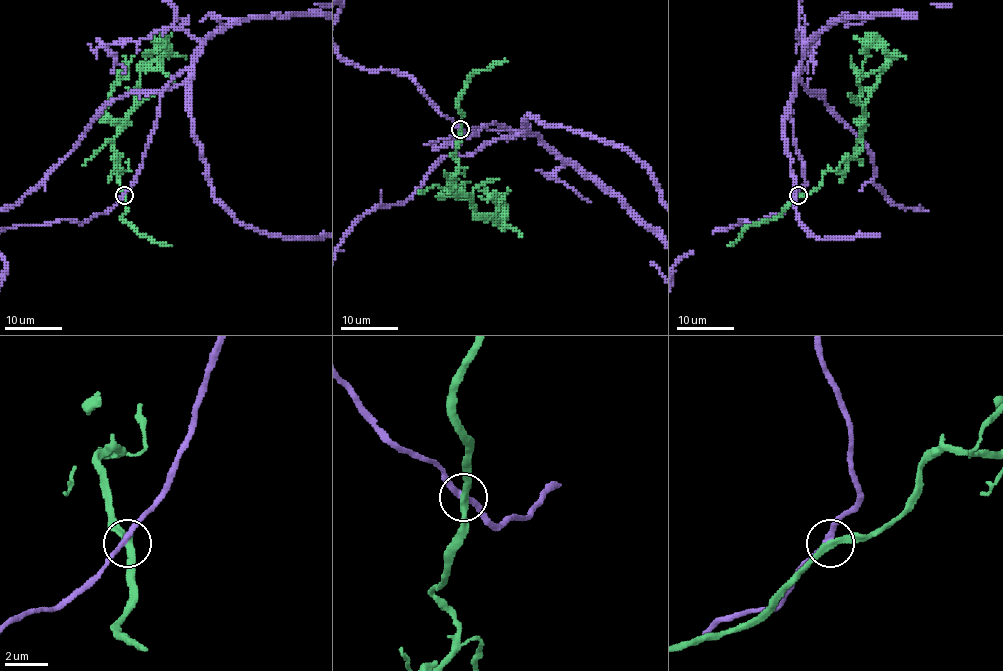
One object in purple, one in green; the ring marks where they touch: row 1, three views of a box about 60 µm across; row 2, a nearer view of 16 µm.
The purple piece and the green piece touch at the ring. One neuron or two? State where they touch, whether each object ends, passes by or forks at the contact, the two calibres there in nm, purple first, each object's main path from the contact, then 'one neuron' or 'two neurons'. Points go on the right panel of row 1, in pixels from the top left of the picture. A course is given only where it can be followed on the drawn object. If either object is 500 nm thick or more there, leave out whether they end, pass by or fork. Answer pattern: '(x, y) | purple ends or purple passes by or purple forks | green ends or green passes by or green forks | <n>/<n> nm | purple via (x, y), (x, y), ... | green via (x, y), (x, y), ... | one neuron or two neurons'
(798, 195) | purple passes by | green passes by | 280/280 nm | purple via (798, 196), (782, 213), (748, 223), (744, 220), (709, 236), (679, 260), (672, 275), (675, 283) | green via (798, 196), (811, 193), (824, 173), (843, 171), (861, 145), (861, 107), (889, 55), (873, 43), (859, 52) | two neurons

